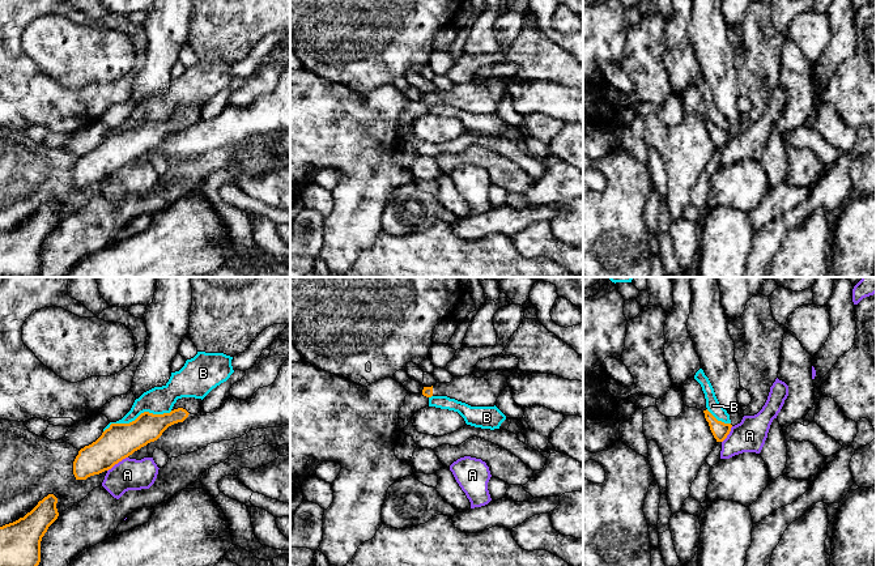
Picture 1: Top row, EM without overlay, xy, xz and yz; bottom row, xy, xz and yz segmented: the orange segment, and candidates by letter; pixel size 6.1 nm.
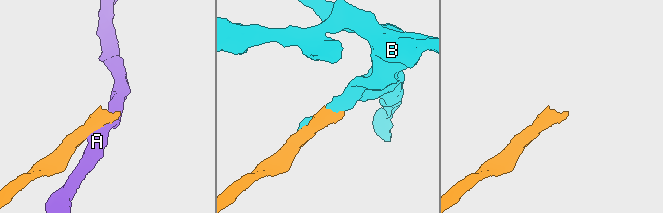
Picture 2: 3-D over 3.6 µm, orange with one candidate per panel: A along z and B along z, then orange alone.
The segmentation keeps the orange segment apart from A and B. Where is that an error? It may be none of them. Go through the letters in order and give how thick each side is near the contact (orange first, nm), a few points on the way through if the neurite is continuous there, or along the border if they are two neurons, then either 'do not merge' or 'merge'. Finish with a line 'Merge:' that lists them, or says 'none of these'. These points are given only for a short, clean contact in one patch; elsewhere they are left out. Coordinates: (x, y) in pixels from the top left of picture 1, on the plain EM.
A: 220/190 nm | do not merge
B: 220/170 nm | do not merge
Merge: none of these

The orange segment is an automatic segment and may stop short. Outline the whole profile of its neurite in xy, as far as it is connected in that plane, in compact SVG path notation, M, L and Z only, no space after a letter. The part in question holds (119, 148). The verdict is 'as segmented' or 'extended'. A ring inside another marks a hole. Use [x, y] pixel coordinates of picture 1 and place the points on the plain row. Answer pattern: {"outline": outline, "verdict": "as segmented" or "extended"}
{"outline": "M182 105L177 107L170 120L144 119L129 131L111 131L95 149L78 158L73 169L76 187L86 187L111 176L135 158L157 148L169 133L183 129L190 120L200 120L201 108Z", "verdict": "extended"}

